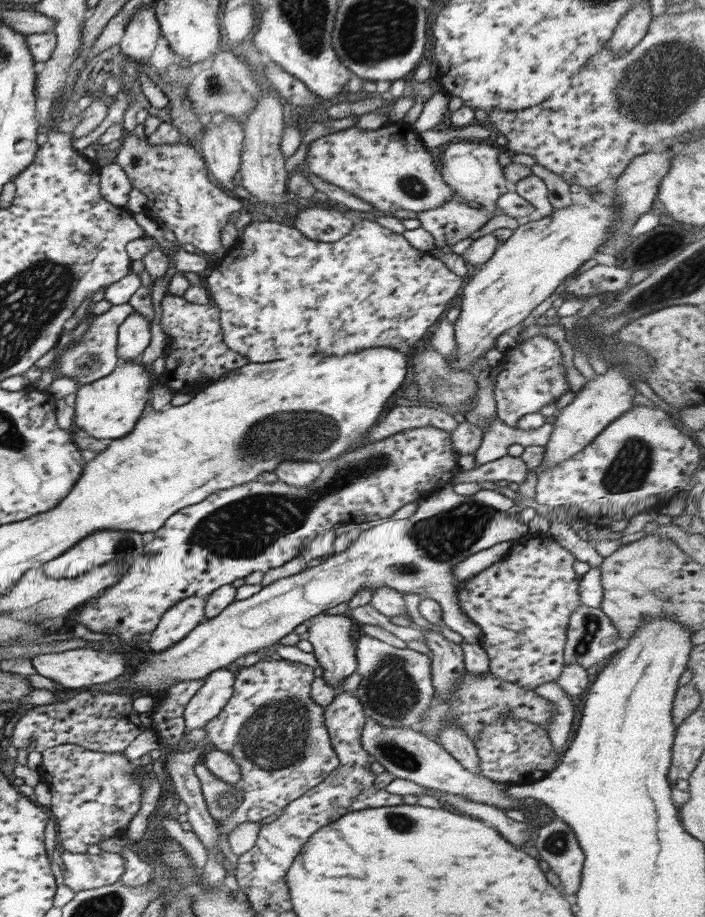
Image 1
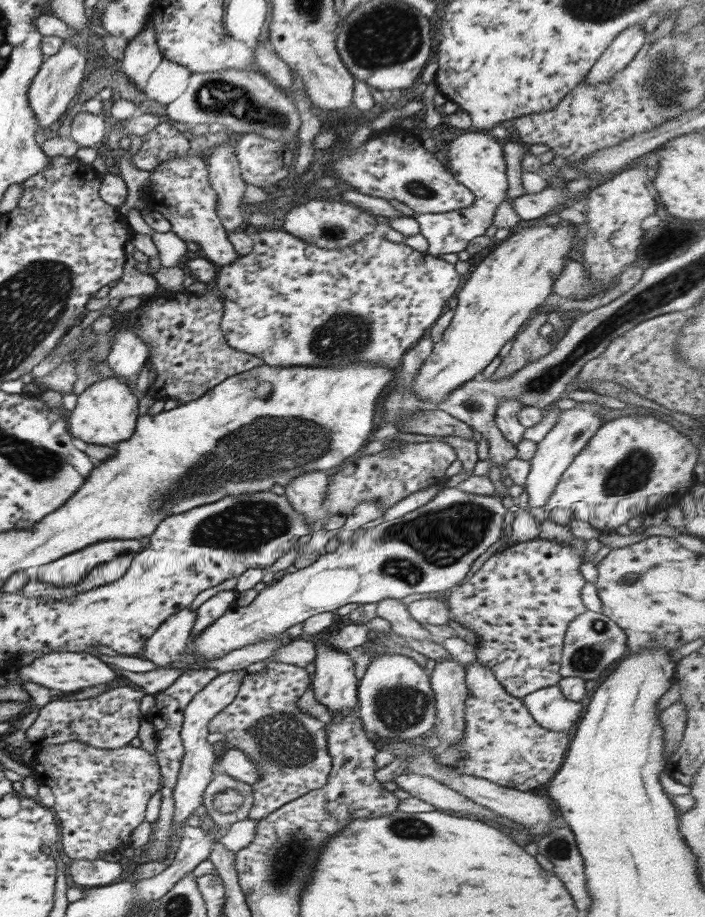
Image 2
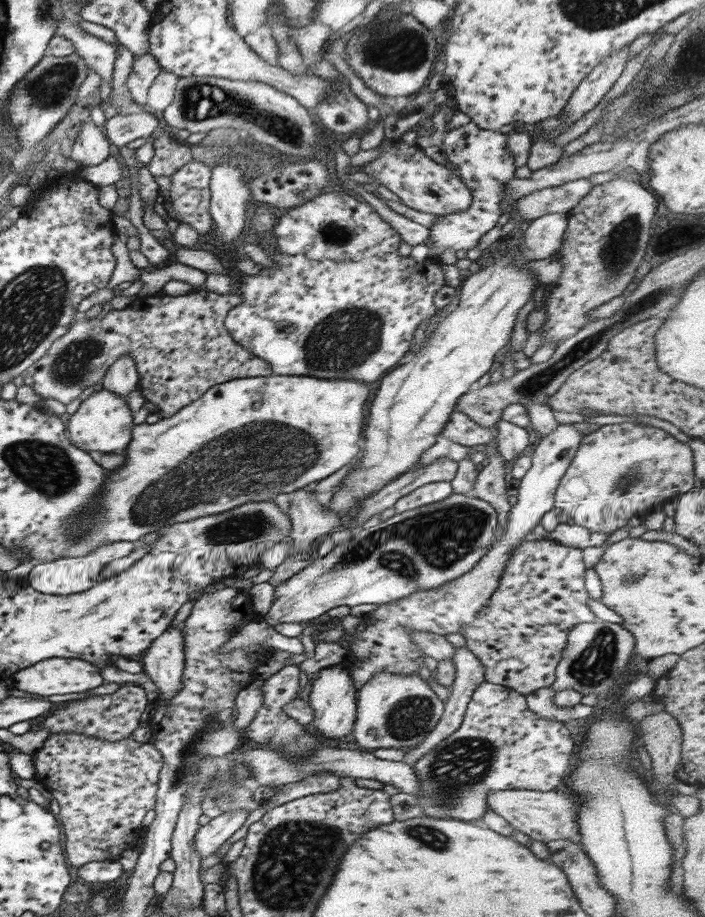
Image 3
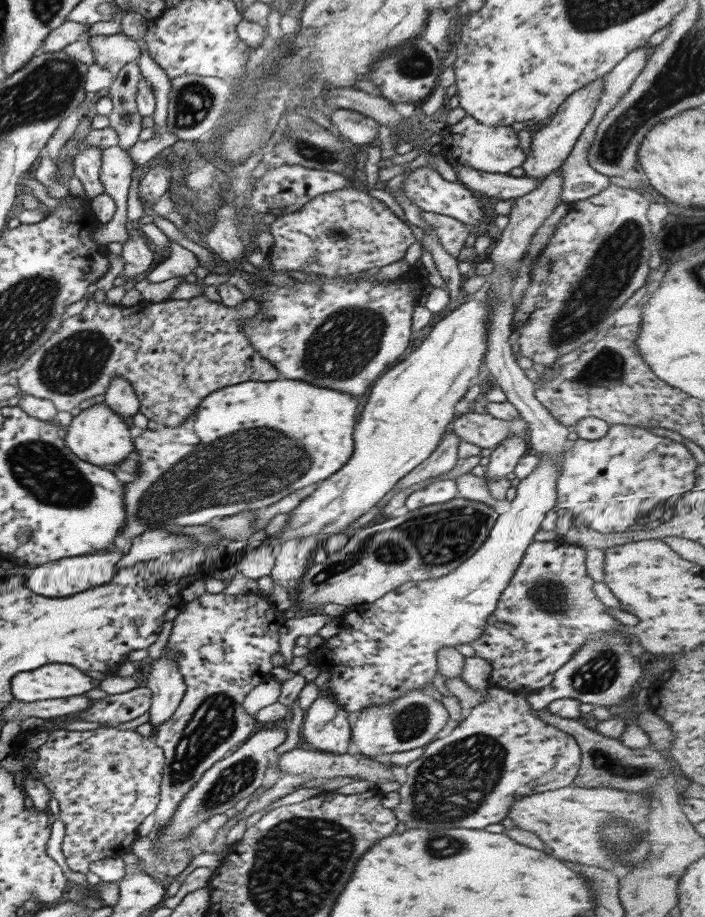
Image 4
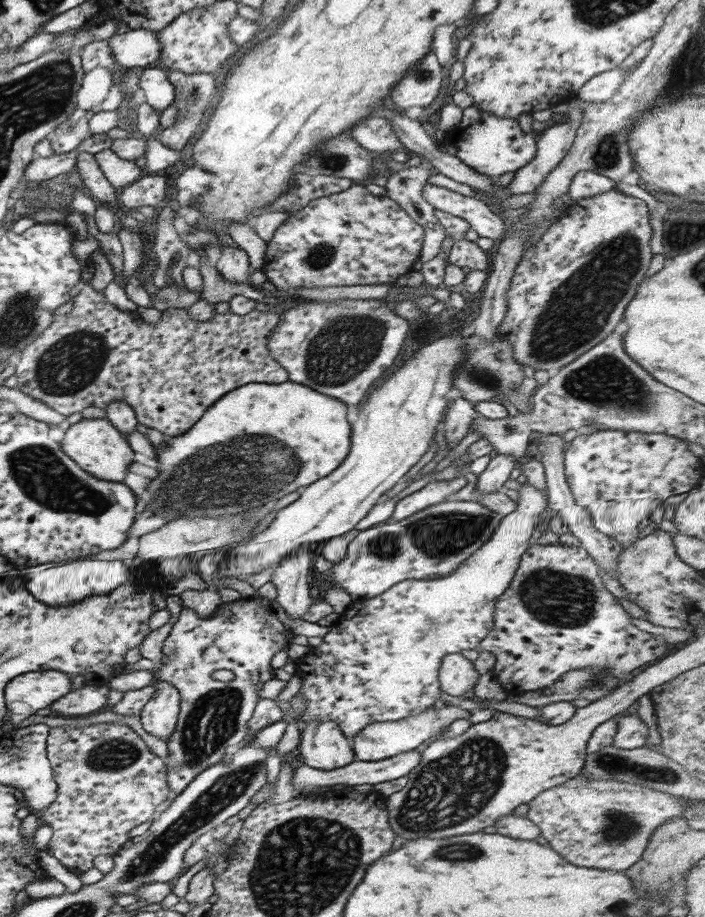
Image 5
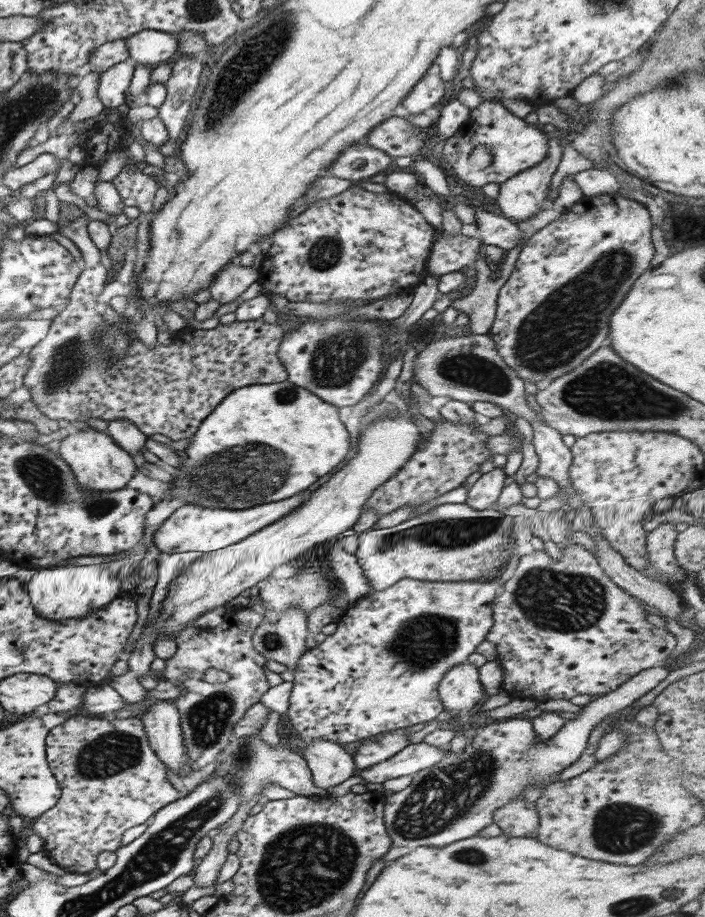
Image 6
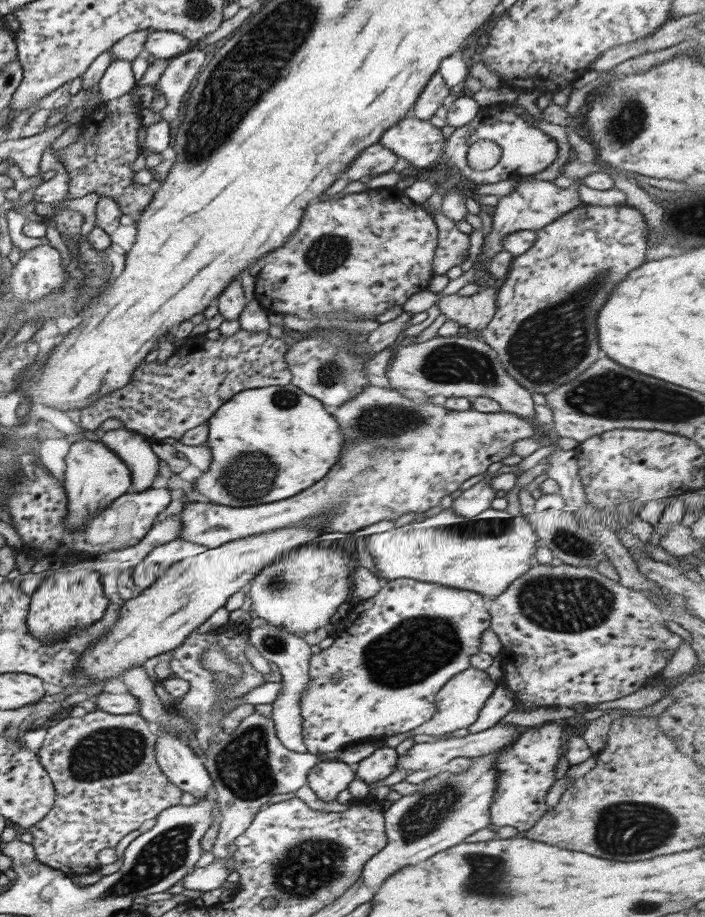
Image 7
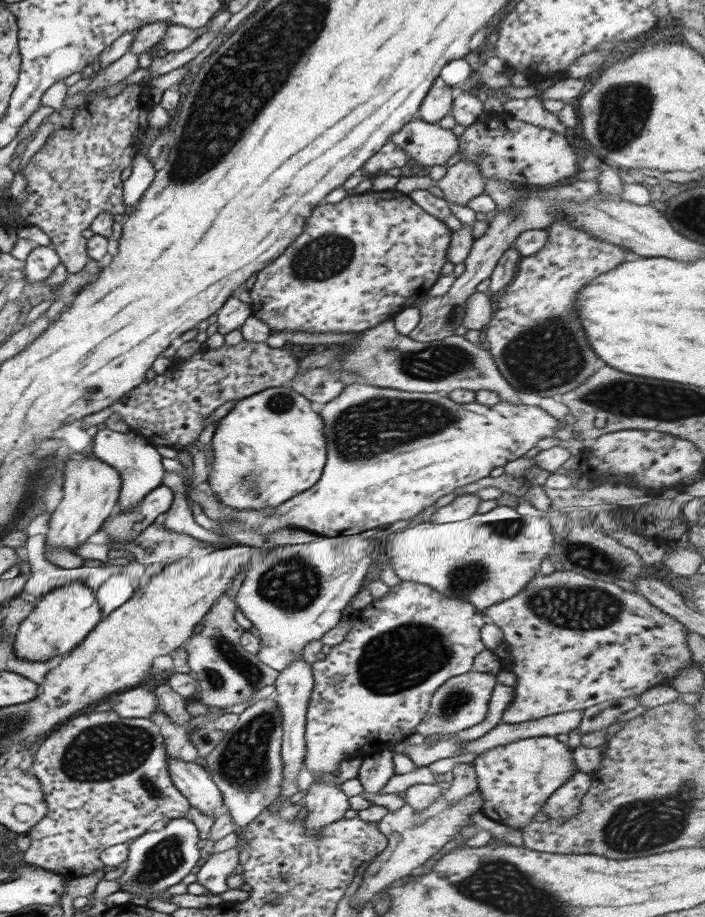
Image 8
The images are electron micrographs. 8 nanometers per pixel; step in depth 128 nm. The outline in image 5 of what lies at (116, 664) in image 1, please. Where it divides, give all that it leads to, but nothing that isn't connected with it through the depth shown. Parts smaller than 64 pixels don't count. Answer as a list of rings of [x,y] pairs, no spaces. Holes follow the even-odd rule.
[[[55,670],[17,675],[7,681],[3,694],[7,712],[23,720],[71,691],[72,678]]]

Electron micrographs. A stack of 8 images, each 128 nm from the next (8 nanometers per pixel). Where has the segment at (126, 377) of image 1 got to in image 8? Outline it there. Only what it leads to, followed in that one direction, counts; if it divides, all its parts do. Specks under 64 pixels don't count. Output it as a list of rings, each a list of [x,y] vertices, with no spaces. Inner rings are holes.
[[[83,456],[81,460],[65,459],[64,468],[60,475],[63,478],[63,496],[51,512],[47,532],[42,536],[42,546],[63,548],[67,552],[84,544],[92,534],[98,531],[103,521],[113,510],[119,497],[121,480],[117,470],[107,466],[95,456]]]

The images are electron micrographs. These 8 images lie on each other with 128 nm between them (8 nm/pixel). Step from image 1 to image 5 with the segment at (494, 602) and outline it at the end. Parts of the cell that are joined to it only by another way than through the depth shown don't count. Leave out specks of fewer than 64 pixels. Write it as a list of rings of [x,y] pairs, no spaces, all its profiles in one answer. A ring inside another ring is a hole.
[[[537,543],[525,549],[511,582],[495,601],[491,630],[475,648],[478,653],[493,655],[495,679],[507,694],[543,690],[569,670],[581,668],[601,670],[613,678],[626,679],[631,670],[669,654],[670,644],[663,638],[633,625],[631,616],[605,589],[597,570],[594,560],[580,546],[542,546]]]

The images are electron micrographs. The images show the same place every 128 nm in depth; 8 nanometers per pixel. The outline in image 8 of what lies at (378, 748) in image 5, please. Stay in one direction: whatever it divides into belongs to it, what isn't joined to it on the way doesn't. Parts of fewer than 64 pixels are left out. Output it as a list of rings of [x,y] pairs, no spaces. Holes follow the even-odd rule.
[[[372,751],[371,755],[362,758],[361,767],[356,776],[357,780],[361,783],[363,791],[369,793],[377,793],[381,790],[385,783],[394,776],[393,764],[392,764],[392,752],[391,751]]]

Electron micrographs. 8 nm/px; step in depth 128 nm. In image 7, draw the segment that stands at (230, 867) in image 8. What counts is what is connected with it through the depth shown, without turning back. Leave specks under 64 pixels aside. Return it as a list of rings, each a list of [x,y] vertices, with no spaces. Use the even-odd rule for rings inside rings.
[[[225,857],[215,859],[210,864],[194,868],[194,870],[181,879],[181,886],[189,890],[207,892],[214,888],[221,888],[230,871],[225,868]]]

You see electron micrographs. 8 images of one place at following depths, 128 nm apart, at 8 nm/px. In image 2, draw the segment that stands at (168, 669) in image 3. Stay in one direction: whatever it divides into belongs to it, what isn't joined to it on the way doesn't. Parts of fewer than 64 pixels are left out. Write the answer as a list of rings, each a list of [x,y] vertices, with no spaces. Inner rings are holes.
[[[181,608],[179,612],[173,612],[145,640],[143,644],[143,658],[153,662],[157,669],[169,668],[171,662],[177,662],[177,660],[182,659],[185,646],[190,638],[191,629],[193,628],[193,621],[195,621],[195,610]]]

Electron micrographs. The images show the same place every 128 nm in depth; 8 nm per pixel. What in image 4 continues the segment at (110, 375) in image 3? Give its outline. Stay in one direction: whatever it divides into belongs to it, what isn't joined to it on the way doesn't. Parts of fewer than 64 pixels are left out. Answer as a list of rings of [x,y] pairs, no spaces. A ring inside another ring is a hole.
[[[115,376],[102,396],[102,402],[121,418],[129,418],[137,414],[139,402],[133,393],[133,388],[127,380]]]

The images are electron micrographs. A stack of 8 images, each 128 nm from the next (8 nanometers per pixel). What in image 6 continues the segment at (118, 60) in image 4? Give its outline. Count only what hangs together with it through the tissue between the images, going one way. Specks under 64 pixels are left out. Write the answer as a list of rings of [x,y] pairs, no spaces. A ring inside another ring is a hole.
[[[141,30],[125,39],[129,59],[134,63],[161,64],[172,61],[176,55],[177,37],[158,30]]]

